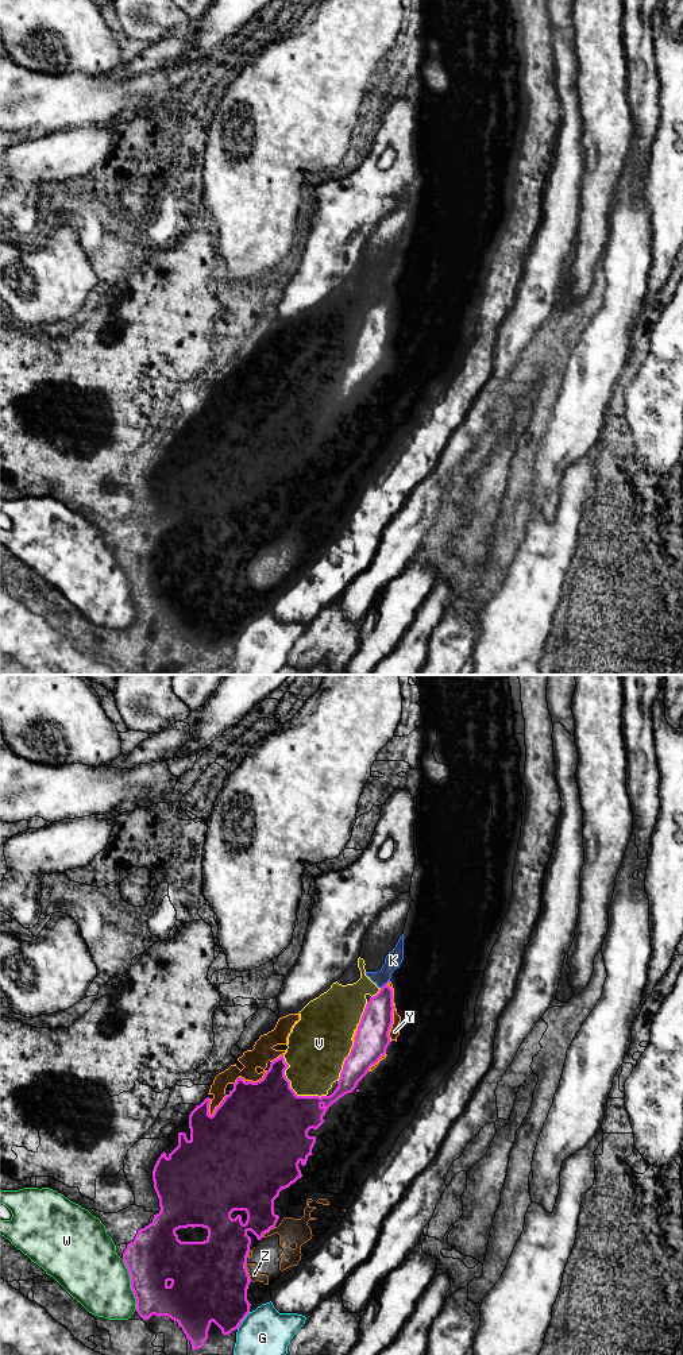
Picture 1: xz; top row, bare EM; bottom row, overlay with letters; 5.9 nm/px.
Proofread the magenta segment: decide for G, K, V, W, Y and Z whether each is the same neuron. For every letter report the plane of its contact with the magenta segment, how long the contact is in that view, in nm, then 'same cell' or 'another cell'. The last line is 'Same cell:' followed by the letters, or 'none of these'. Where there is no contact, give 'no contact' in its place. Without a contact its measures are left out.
G: contact in xz; length 130 nm; another cell
K: contact in xz; length 80 nm; another cell
V: contact in xz; length 360 nm; another cell
W: contact in xz; length 320 nm; another cell
Y: contact in xz; length 360 nm; another cell
Z: contact in xz; length 120 nm; another cell
Same cell: none of these

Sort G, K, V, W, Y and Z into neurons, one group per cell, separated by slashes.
G / K V Y / W / Z

